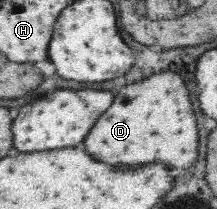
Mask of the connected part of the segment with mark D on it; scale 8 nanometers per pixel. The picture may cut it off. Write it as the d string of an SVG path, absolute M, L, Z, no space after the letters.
M159 73L121 87L109 109L87 133L83 145L95 161L113 167L139 169L157 161L169 169L191 167L197 161L197 127L187 87L175 73Z

